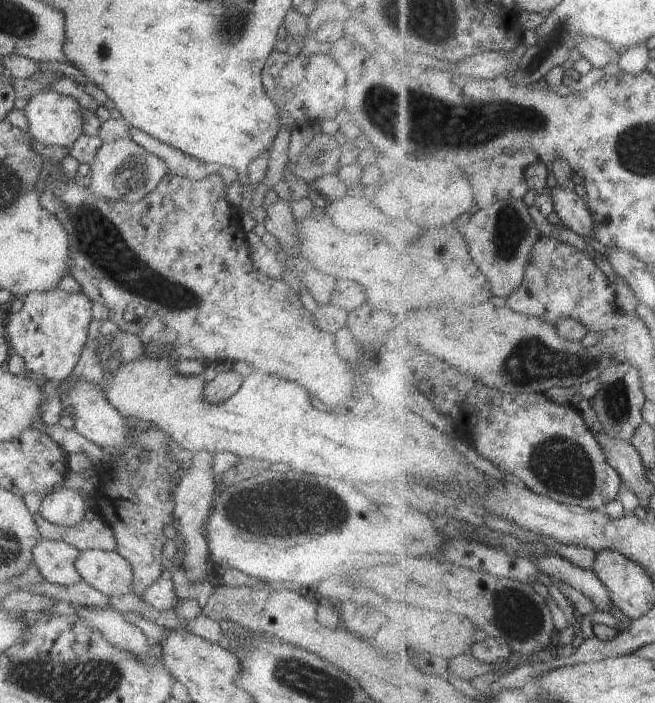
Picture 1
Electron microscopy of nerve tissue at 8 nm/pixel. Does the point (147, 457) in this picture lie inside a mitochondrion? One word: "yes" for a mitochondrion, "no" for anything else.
yes

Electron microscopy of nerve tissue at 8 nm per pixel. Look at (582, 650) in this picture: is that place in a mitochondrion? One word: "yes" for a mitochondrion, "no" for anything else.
no

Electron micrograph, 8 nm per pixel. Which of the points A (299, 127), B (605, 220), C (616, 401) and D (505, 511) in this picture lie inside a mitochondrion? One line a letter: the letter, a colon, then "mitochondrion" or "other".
A: other
B: other
C: mitochondrion
D: other

